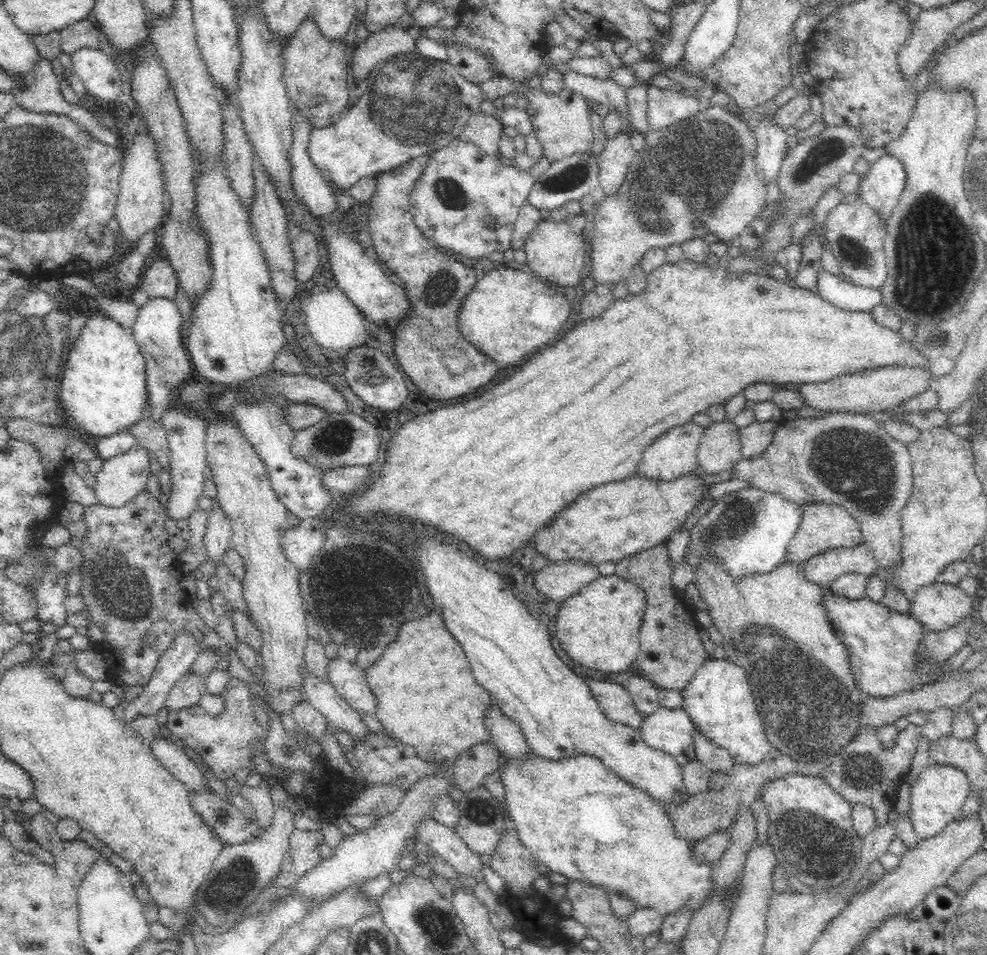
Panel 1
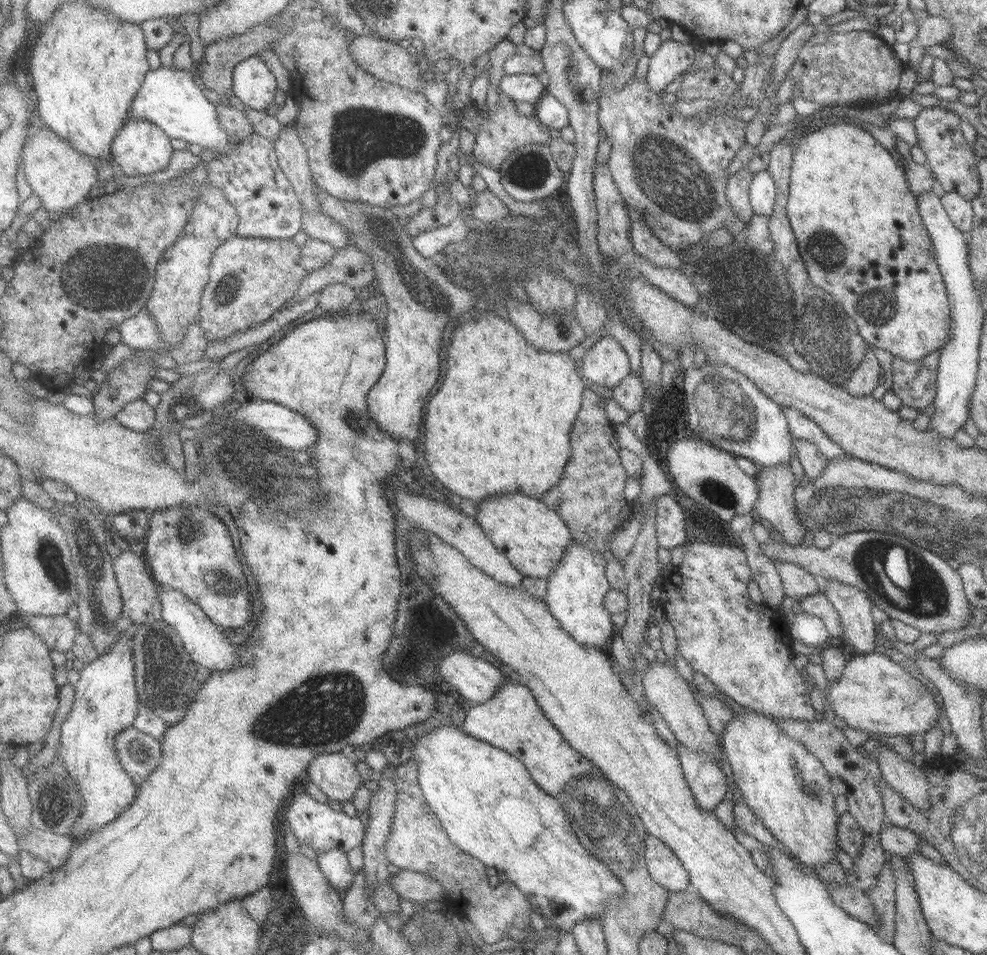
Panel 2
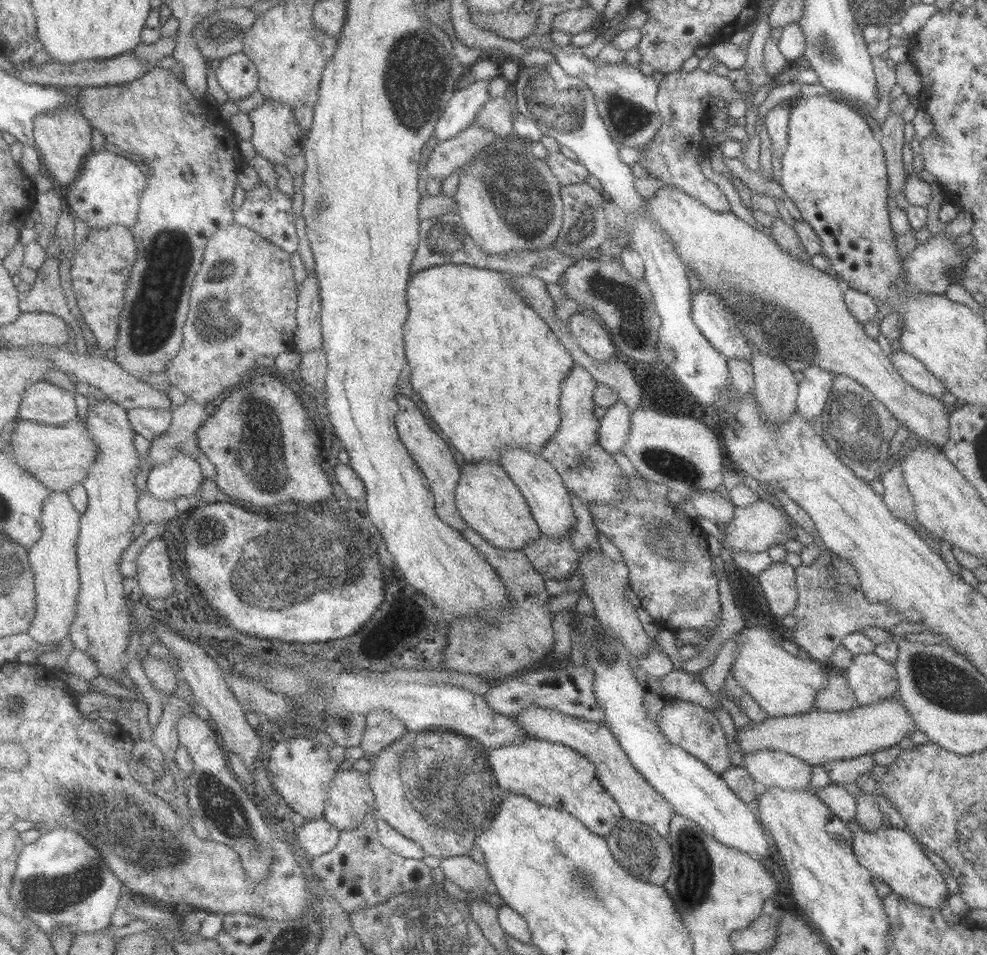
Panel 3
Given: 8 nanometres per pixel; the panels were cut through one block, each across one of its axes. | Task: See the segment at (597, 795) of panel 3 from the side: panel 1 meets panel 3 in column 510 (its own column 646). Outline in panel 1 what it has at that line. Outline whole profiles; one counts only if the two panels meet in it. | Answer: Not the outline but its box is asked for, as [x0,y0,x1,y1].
[420,540,688,804]

